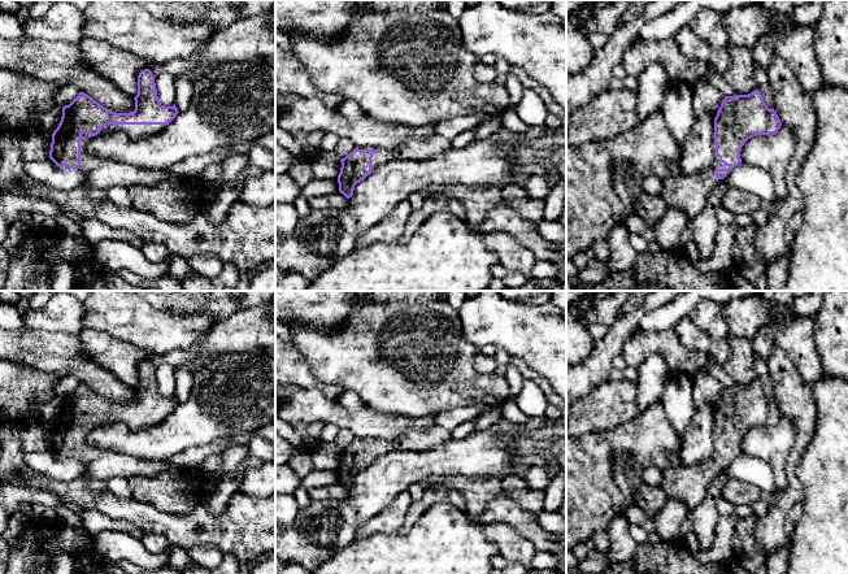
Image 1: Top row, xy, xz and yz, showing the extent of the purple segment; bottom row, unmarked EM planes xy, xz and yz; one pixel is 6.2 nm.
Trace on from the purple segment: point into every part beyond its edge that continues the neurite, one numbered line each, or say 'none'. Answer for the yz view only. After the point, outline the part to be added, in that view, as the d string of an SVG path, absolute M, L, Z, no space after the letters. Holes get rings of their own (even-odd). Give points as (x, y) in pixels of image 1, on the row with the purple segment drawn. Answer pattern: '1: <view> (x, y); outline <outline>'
1: yz (687, 192); outline M716 156L714 164L699 173L683 173L679 177L664 179L660 195L667 210L680 210L688 219L699 214L705 206L709 192L721 181L714 174L716 169L732 170L731 166L726 166L719 161L719 157Z

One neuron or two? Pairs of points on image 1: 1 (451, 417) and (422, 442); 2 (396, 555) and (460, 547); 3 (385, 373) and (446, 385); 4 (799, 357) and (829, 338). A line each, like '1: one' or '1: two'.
1: two
2: one
3: one
4: two

